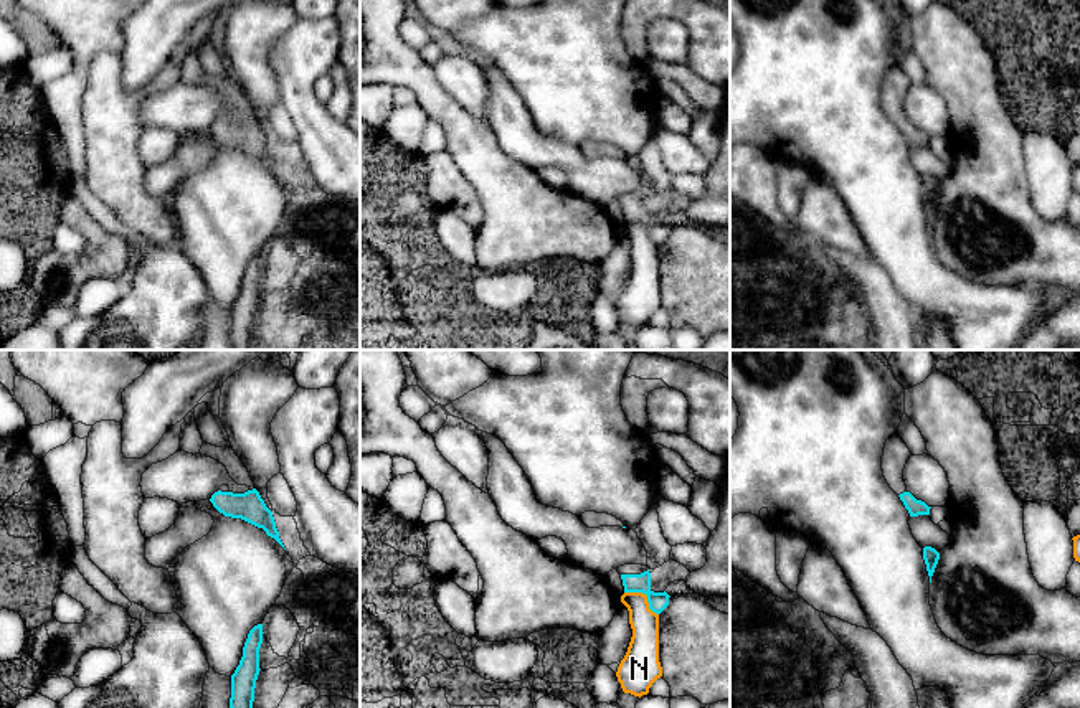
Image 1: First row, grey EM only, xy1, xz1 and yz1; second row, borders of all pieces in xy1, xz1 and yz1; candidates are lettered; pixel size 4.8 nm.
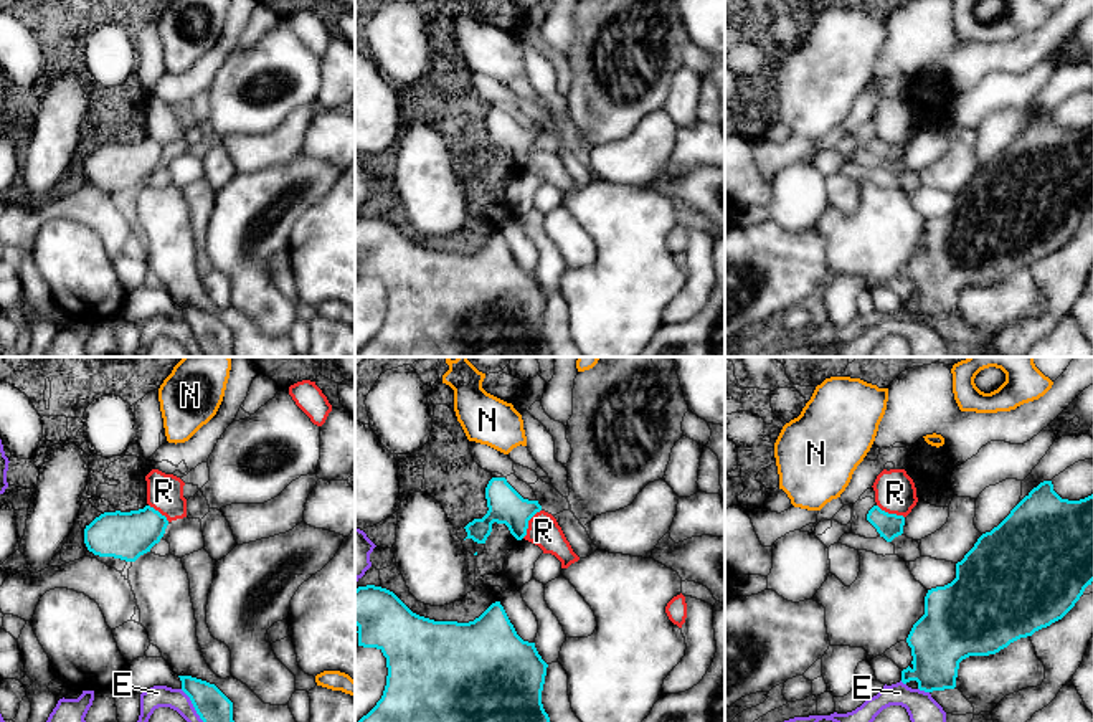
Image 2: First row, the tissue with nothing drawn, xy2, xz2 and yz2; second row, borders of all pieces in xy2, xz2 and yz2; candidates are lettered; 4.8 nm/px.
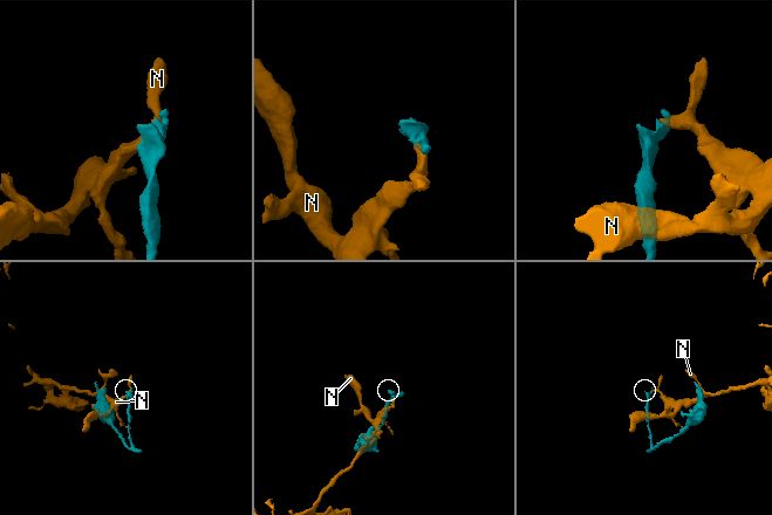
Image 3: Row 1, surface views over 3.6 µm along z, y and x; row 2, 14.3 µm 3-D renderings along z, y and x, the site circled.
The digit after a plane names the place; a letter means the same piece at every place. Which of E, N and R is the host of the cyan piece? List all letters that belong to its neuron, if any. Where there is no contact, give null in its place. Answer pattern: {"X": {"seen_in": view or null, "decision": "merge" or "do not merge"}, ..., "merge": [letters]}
{"E": {"seen_in": "yz2", "decision": "do not merge"}, "N": {"seen_in": "xz1", "decision": "do not merge"}, "R": {"seen_in": "xz2", "decision": "do not merge"}, "merge": []}

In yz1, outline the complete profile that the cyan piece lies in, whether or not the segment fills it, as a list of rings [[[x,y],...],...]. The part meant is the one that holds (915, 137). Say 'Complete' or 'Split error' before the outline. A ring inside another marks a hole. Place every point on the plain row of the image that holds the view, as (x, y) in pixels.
Split error. [[[898,64],[887,69],[882,86],[882,101],[890,119],[900,127],[910,147],[930,145],[925,132],[917,130],[905,116],[903,99],[912,83]]]

